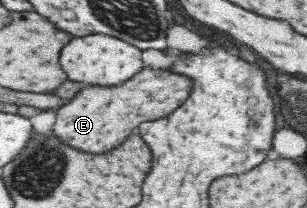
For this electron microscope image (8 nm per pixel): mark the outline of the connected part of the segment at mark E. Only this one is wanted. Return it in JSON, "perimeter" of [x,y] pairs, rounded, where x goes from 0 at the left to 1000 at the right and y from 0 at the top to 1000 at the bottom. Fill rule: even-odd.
{"perimeter":[[[459,322],[427,375],[371,418],[287,409],[270,418],[212,510],[186,529],[173,644],[270,731],[349,731],[381,702],[420,635],[436,635],[450,596],[479,577],[511,577],[557,529],[583,519],[622,442],[622,370],[557,356],[550,337],[492,337]]]}

